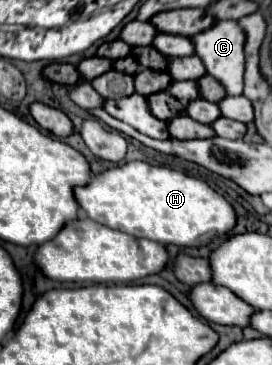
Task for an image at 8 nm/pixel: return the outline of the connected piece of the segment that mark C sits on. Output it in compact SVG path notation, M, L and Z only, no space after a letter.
M232 20L216 22L216 26L212 26L206 32L196 34L192 40L196 46L196 56L200 56L204 60L208 74L214 76L218 82L222 82L230 96L242 94L242 88L244 88L244 42L246 42L246 34L244 34L242 26Z

